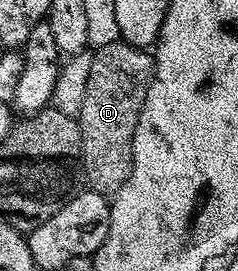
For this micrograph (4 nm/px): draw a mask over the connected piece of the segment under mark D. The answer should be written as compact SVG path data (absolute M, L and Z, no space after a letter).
M126 41L95 47L90 64L90 76L86 80L86 100L82 100L82 112L78 116L82 132L82 152L84 153L83 177L87 185L98 194L115 196L126 184L132 171L132 149L134 132L138 128L138 116L146 100L146 92L154 77L154 58L147 49L132 46Z

